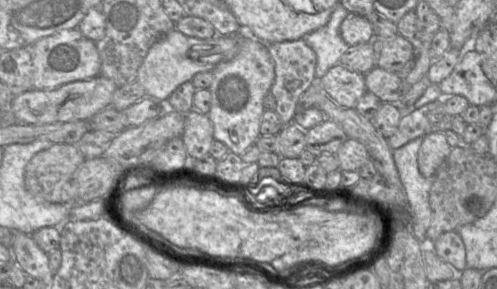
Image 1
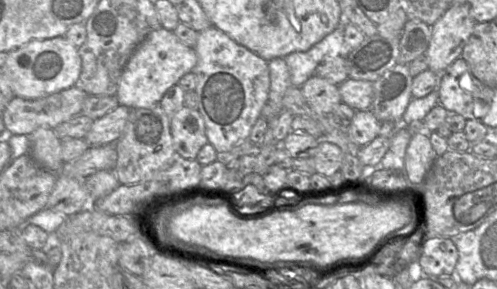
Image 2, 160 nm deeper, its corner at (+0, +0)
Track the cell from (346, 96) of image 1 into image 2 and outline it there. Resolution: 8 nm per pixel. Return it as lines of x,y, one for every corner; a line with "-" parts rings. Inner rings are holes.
312,75
302,86
301,91
308,105
317,114
330,114
342,103
338,85

